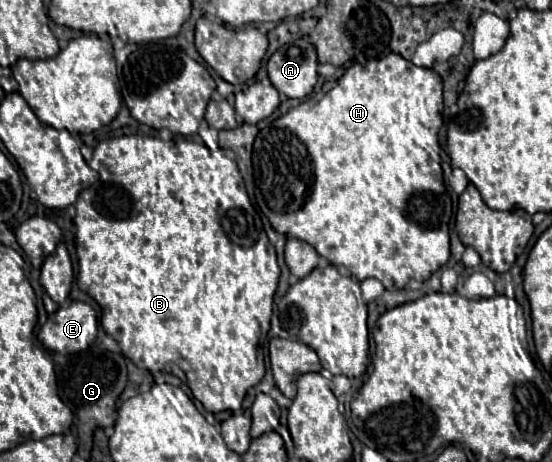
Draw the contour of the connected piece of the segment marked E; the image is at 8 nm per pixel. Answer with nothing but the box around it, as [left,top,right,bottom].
[38,302,98,354]

